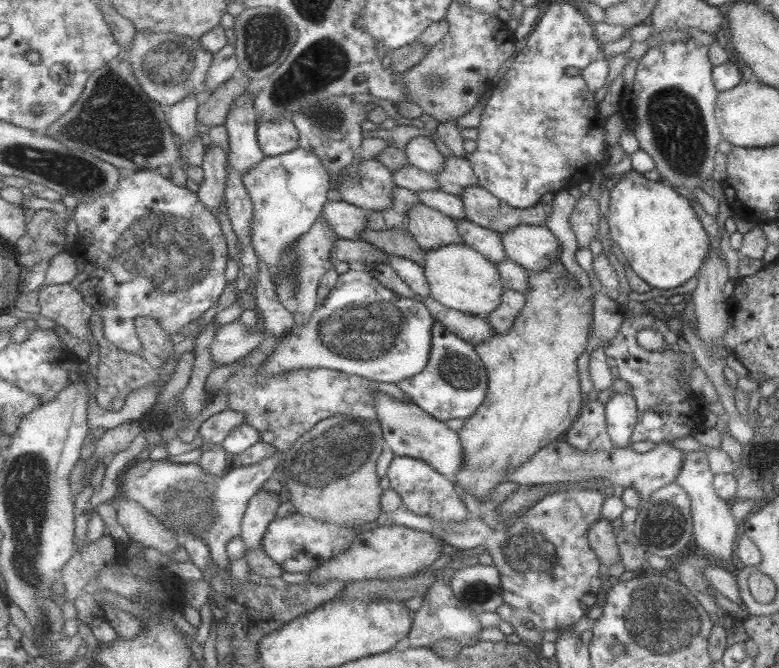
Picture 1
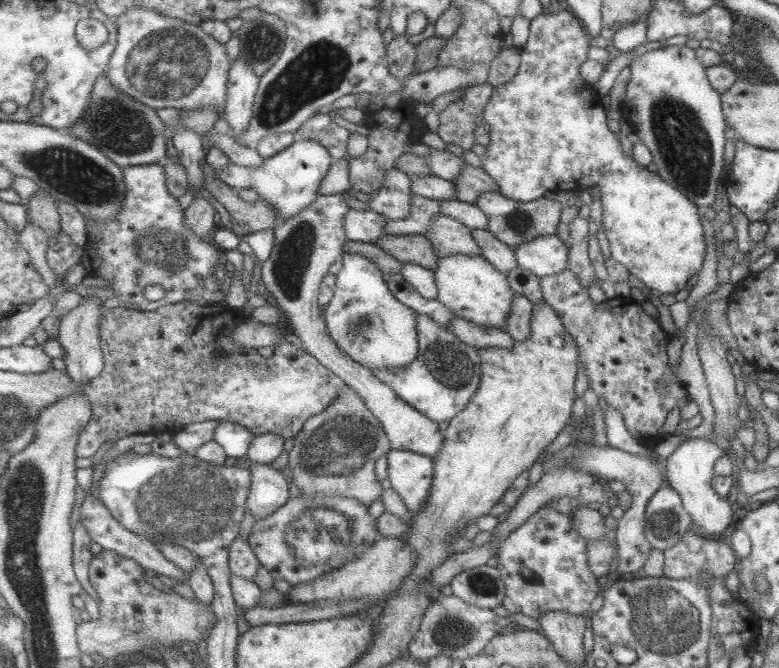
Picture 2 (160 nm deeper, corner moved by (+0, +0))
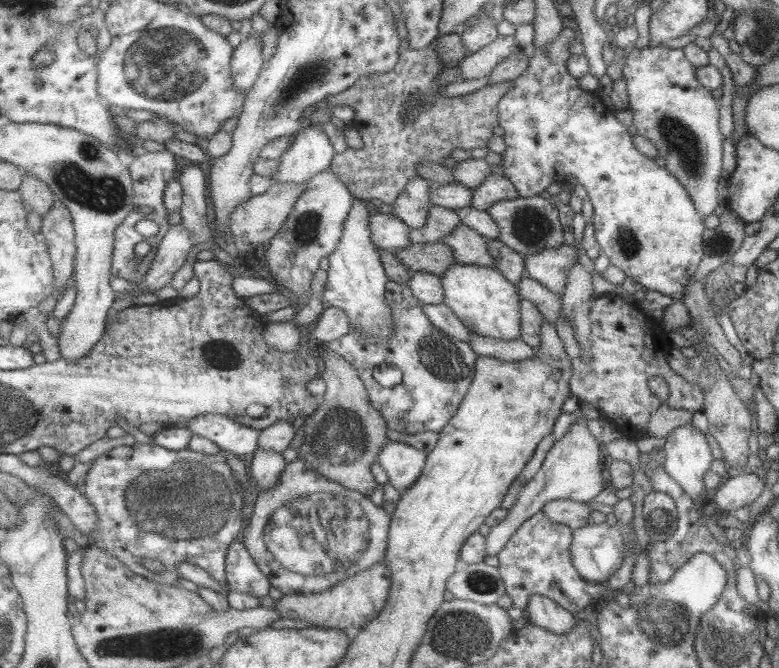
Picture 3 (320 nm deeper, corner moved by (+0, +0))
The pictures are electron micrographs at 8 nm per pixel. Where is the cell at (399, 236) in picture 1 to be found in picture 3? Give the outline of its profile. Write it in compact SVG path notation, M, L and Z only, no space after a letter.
M444 242L413 243L405 249L396 250L395 254L413 272L430 273L441 278L457 263L453 248Z

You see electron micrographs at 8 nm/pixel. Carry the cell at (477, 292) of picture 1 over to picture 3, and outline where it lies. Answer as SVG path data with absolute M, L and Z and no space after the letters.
M456 263L442 278L446 292L445 304L466 324L472 334L493 337L497 341L521 338L522 296L519 287L511 283L497 268Z

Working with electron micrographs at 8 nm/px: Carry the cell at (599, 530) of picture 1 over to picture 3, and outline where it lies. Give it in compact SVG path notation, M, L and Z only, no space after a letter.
M569 499L550 500L543 506L543 512L559 524L569 525L570 529L585 526L589 520L590 508L586 503Z

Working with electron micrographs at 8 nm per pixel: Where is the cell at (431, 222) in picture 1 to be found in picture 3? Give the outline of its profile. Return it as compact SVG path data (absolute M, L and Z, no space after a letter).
M468 225L457 227L443 242L453 248L457 263L497 268L498 263L489 252L488 239Z

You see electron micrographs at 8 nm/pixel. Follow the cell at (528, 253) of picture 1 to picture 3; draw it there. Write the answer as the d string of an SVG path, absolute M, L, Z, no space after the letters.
M575 247L544 250L527 258L527 276L541 282L554 293L562 295L568 287L569 269L578 260Z

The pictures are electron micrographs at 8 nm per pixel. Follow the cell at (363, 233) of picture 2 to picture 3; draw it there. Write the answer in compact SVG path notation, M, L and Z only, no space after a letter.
M374 211L369 219L369 226L373 230L373 242L380 250L395 252L413 244L411 242L411 228L393 213L380 214Z

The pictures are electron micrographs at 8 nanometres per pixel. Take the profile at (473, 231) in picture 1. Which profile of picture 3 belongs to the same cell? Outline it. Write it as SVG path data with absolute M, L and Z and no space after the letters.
M488 240L489 252L497 264L497 269L513 284L519 286L526 275L527 258L515 249L507 246L505 242Z

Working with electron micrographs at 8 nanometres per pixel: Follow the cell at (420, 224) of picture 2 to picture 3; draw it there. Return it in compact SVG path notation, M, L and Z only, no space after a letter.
M434 205L429 213L425 228L411 229L411 242L414 244L433 244L443 242L447 235L463 225L457 211Z

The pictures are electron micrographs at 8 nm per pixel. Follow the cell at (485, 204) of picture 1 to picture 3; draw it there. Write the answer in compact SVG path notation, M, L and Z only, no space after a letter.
M537 195L535 197L503 200L493 205L488 212L493 215L493 220L501 228L500 240L526 258L537 254L537 252L557 249L567 245L565 230L563 230L561 220L559 220L559 208L550 199L547 200L547 198Z

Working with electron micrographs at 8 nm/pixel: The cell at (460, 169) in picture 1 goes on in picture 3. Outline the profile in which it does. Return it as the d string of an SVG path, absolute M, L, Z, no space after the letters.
M490 174L487 180L473 190L473 207L489 211L497 202L521 197L519 190L505 175Z

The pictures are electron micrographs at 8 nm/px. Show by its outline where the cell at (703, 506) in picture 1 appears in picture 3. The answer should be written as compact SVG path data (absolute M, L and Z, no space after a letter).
M685 423L684 425L677 426L669 432L667 437L665 438L665 442L662 446L662 450L664 452L664 470L665 473L682 488L682 491L685 492L686 495L689 495L693 502L697 503L697 507L702 510L712 510L711 506L706 507L703 505L707 499L709 498L707 490L703 486L703 478L705 472L710 470L710 462L713 460L711 457L711 451L709 450L709 446L703 437L703 433L698 429L695 429L691 423Z

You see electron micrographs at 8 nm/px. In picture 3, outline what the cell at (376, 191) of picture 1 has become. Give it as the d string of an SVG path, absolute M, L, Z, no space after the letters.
M414 178L392 206L393 214L401 218L411 229L425 228L434 206L431 197L433 185L435 184L426 178Z

